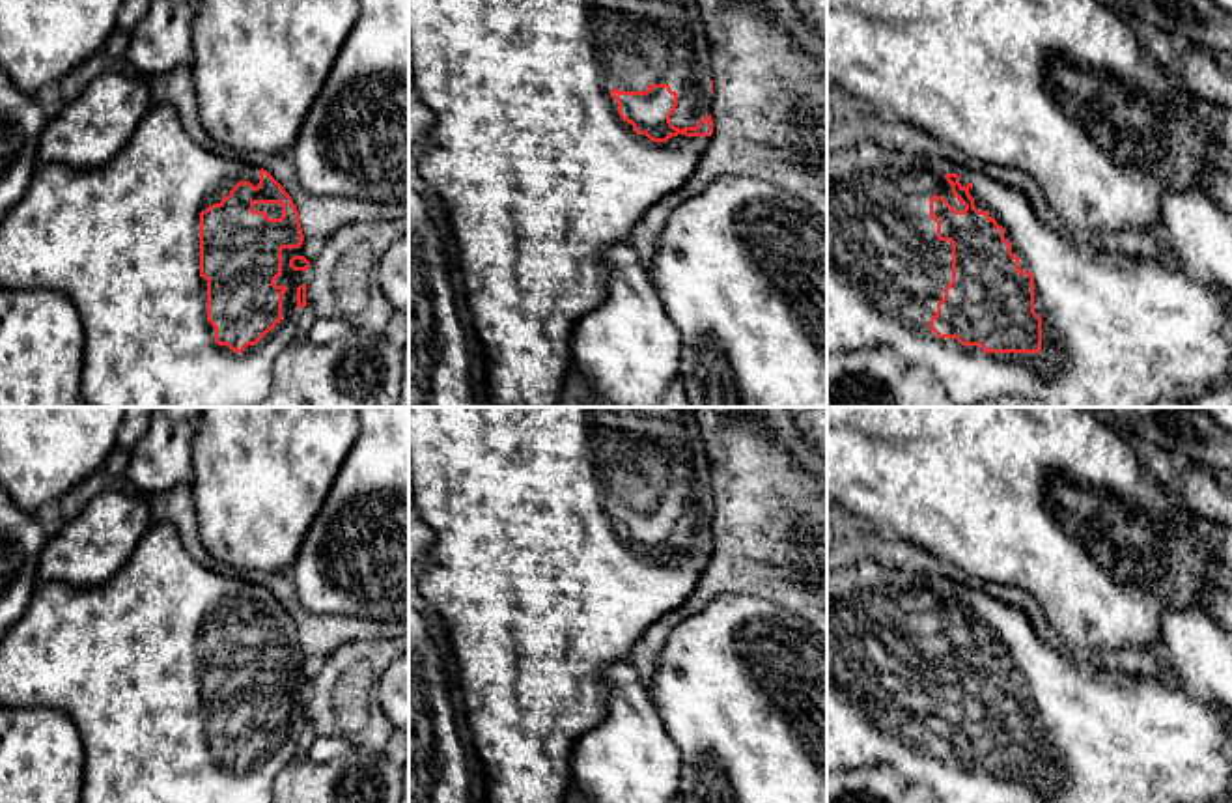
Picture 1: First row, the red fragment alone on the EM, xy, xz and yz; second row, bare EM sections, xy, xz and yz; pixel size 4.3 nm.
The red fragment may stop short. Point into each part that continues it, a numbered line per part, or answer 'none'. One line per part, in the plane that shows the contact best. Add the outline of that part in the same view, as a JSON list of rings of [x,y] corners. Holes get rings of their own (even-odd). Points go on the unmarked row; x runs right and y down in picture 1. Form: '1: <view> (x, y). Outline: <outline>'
1: yz (1152, 742). Outline: [[[872,558],[827,570],[827,771],[889,764],[903,786],[924,784],[943,803],[1232,803],[1232,721],[1165,674],[1133,678],[1133,685],[1090,680],[1075,661],[1042,642],[1023,611],[969,585],[883,568]],[[946,592],[958,592],[961,605],[973,603],[969,613],[974,626],[1004,646],[1019,687],[1034,695],[1034,730],[1042,736],[1040,771],[984,771],[980,764],[961,764],[930,747],[937,721],[952,700],[952,661],[937,657],[930,616],[943,614],[956,629],[965,627],[952,613]]]

